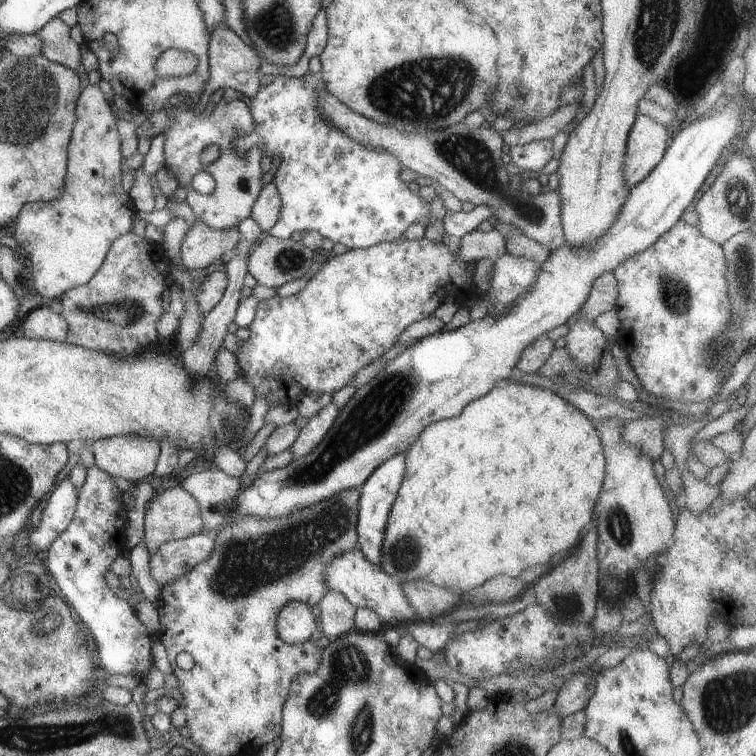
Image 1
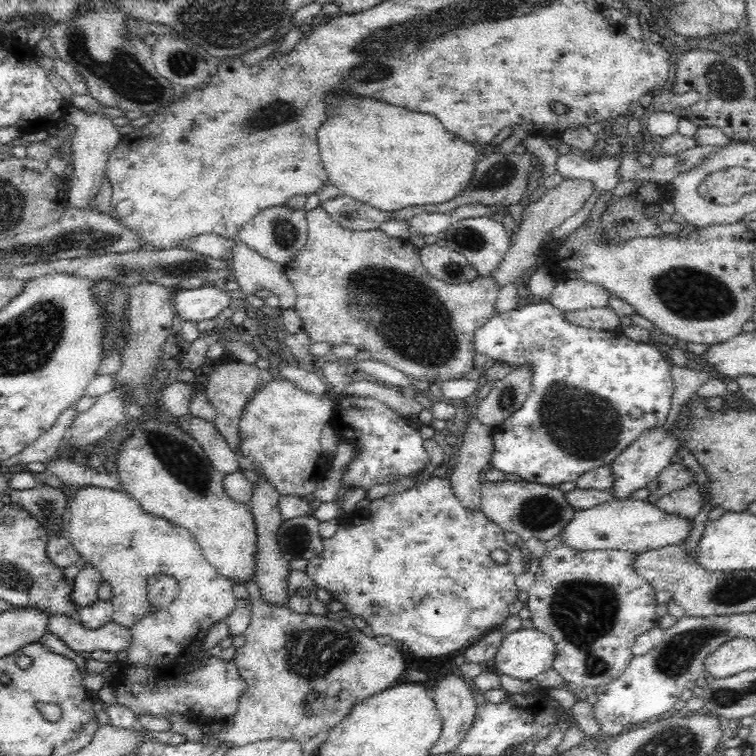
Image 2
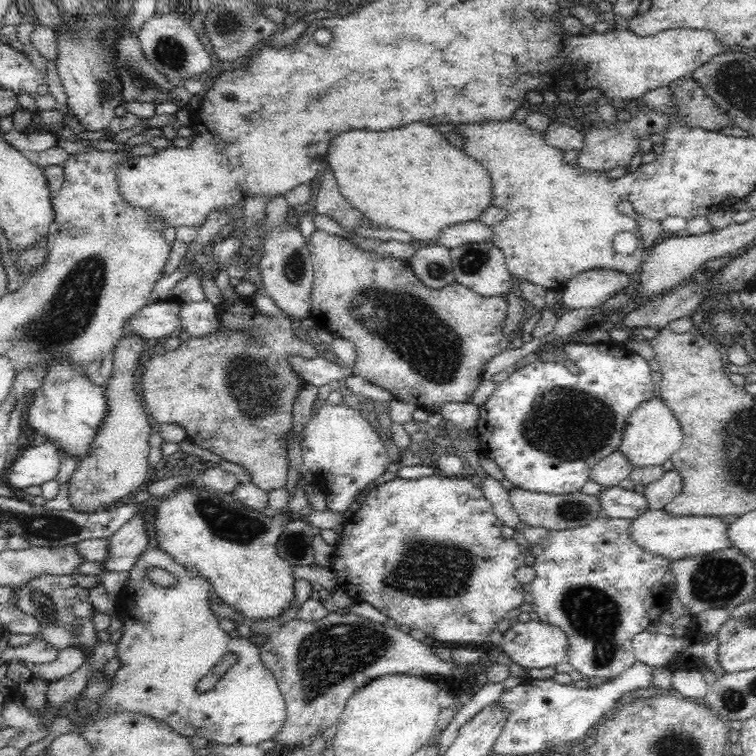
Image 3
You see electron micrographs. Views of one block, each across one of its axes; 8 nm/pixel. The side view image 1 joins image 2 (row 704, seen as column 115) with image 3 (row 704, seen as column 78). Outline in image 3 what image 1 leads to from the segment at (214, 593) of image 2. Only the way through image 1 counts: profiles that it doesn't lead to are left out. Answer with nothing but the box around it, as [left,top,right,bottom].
[90,544,286,746]

